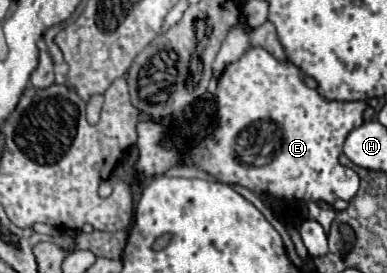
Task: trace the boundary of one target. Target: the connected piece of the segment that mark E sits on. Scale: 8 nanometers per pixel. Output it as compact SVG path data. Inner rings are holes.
M254 47L242 59L230 63L224 69L224 75L218 79L216 99L218 99L218 113L216 113L218 121L214 125L214 131L206 135L204 141L196 141L186 149L162 147L166 137L166 125L160 119L148 119L136 125L138 161L134 169L142 181L150 183L152 179L166 175L168 169L186 165L186 167L196 167L200 171L206 171L218 183L242 185L256 195L266 193L276 199L326 201L332 205L336 199L350 201L356 195L358 183L360 183L358 175L352 169L342 167L338 163L338 157L342 153L342 145L350 135L350 131L364 123L362 115L368 107L366 103L326 103L316 93L316 89L310 89L308 85L304 85L298 67L294 67L292 63L280 65L262 47ZM256 151L260 153L260 157L254 157Z

